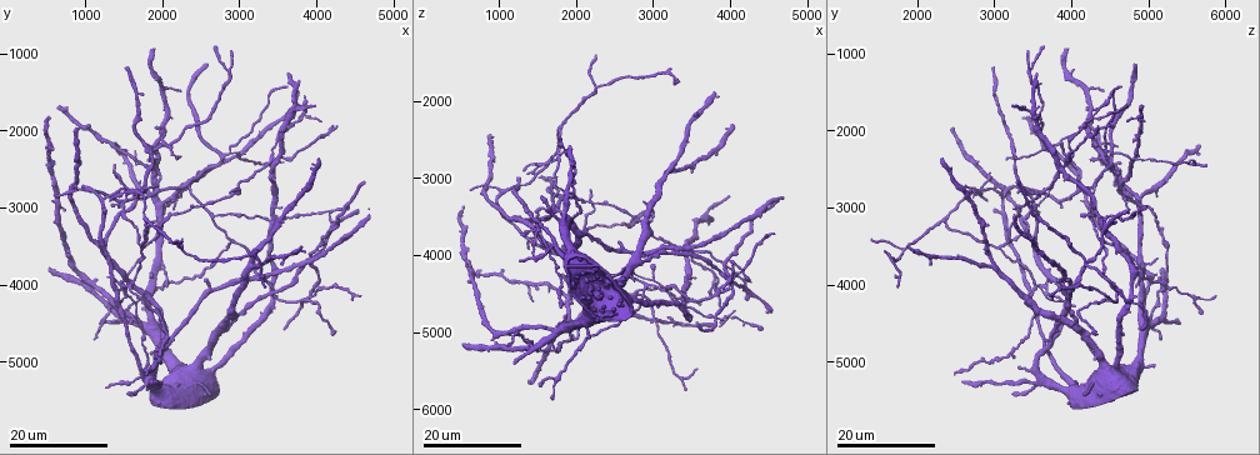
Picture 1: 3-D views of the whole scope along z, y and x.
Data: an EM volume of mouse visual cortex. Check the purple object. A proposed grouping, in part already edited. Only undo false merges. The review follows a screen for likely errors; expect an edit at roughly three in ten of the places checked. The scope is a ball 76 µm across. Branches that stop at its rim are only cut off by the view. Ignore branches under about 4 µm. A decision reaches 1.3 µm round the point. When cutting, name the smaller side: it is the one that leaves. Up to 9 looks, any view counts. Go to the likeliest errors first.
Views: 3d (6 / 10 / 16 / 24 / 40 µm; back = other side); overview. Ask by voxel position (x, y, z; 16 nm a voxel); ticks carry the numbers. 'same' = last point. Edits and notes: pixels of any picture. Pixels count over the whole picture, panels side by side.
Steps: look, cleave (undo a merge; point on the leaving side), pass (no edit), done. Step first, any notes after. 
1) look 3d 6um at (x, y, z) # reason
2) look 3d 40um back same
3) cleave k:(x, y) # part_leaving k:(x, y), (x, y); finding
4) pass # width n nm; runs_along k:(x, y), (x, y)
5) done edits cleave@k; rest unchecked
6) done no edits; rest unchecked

look 3d 24um at (1500, 4150, 3700) # four arms meet

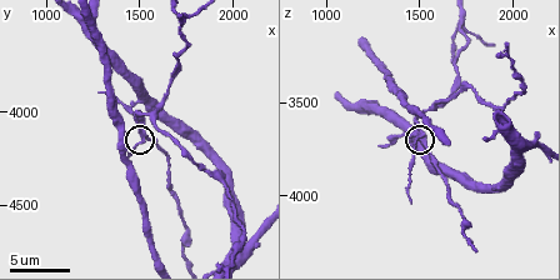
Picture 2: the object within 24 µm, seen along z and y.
look 3d 6um at (1520, 4120, 3660)

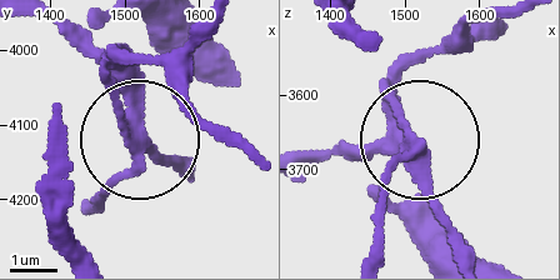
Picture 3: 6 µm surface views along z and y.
pass # arms 4; all the same neuron

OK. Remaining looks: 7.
look 3d 24um at (3750, 1850, 4250) # side arm on a straight run

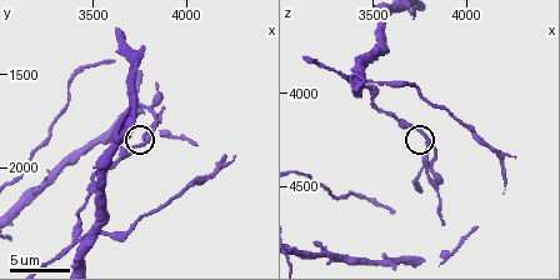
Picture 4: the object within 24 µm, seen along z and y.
look 3d 10um at (3780, 1840, 4280)

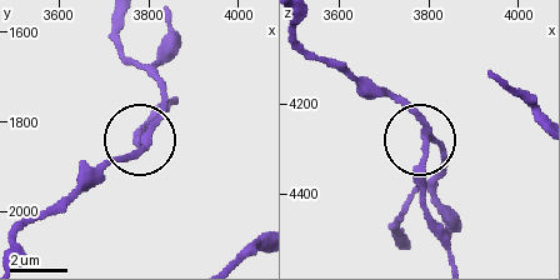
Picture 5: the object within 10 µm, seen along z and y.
pass # side_arm 8 um; runs_along 5:(304, 43), (390, 93), (433, 143), (445, 169); continuous, no second neuron

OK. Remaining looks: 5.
look 3d 16um at (1950, 3700, 4850)

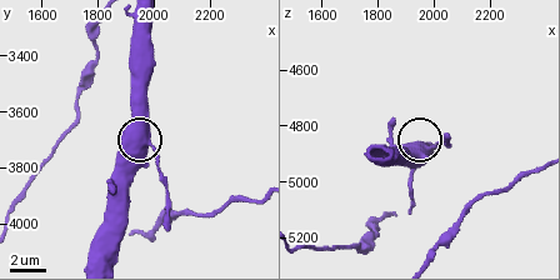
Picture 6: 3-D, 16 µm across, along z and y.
look 3d 6um at (1970, 3710, 4880) # closer look

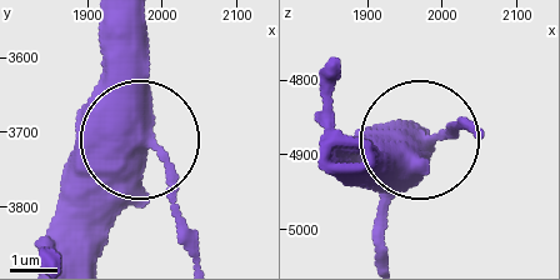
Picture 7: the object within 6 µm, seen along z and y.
pass # runs_along 7:(324, 151), (471, 128); continuous, no second neuron

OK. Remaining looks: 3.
look 3d 24um at (2950, 2800, 3550) # three-way junction

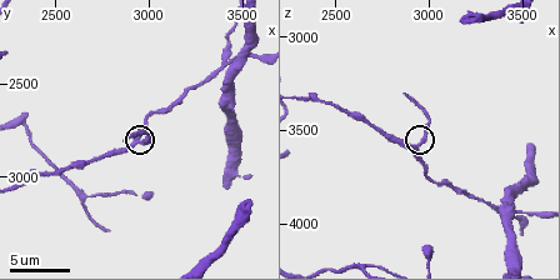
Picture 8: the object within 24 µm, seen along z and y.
look 3d 10um at (2940, 2820, 3580) # zoom in

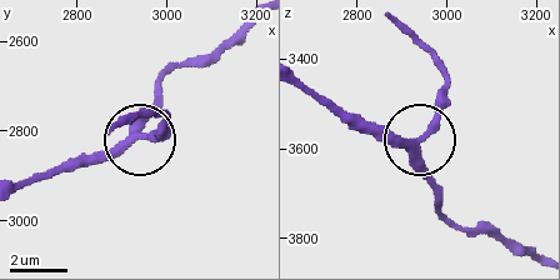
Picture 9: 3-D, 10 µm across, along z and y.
pass # runs_along 9:(20, 189), (156, 136), (169, 124); continuous, no second neuron

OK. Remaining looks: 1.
done no edits; rest unchecked

